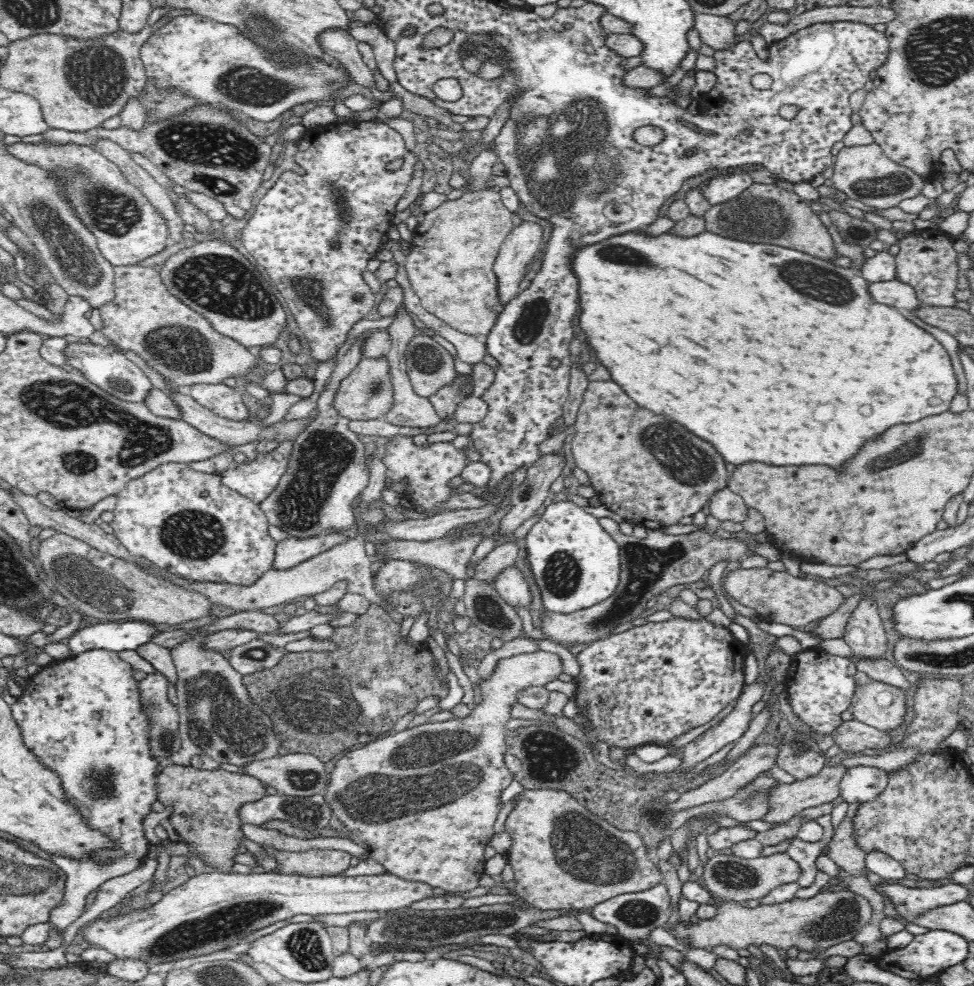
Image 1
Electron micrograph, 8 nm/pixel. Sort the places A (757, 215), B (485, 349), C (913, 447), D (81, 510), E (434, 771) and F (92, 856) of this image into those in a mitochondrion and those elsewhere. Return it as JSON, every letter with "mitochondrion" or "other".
{"A":"mitochondrion","B":"other","C":"mitochondrion","D":"other","E":"mitochondrion","F":"other"}

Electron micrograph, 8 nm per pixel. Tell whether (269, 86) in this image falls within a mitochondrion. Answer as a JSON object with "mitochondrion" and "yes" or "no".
{"mitochondrion":"yes"}

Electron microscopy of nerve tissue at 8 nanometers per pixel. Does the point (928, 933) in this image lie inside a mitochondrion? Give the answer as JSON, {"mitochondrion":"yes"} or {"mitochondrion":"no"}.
{"mitochondrion":"no"}

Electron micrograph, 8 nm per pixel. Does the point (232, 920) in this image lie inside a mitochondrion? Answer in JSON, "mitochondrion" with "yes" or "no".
{"mitochondrion":"yes"}

